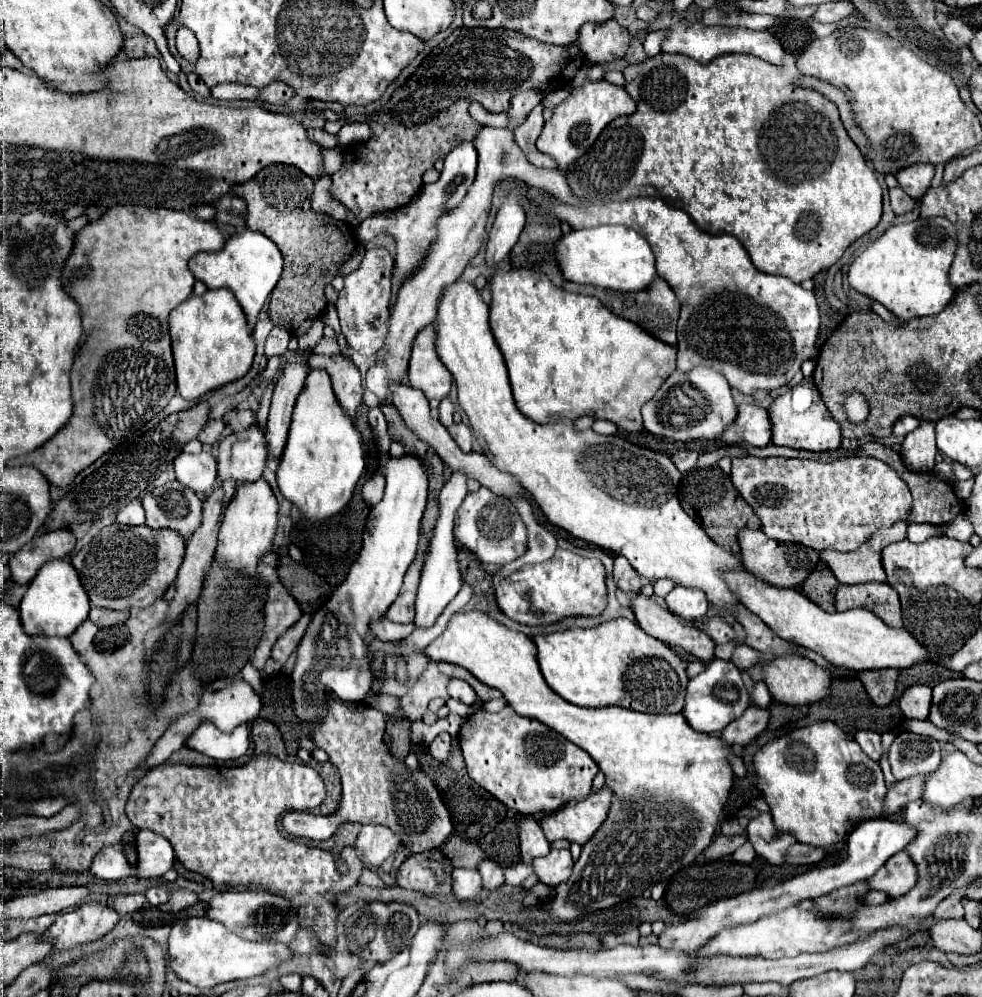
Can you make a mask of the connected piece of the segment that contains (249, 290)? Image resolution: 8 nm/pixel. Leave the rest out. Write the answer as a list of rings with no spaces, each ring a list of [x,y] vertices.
[[[246,229],[244,233],[230,235],[220,251],[196,253],[188,261],[188,267],[196,279],[206,283],[208,289],[230,289],[242,305],[250,327],[254,327],[264,301],[268,299],[282,275],[282,253],[276,247],[276,243],[270,241],[266,235]]]

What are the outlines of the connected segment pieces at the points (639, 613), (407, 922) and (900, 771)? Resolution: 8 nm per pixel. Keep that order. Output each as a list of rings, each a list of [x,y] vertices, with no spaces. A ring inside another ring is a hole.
[[[642,593],[634,595],[630,609],[634,611],[638,625],[662,643],[700,660],[711,660],[714,657],[715,643],[706,637],[706,633],[682,625],[668,609],[662,609],[650,597]]]
[[[364,903],[344,925],[346,929],[346,939],[348,939],[348,947],[354,955],[358,955],[364,961],[370,963],[386,963],[390,961],[390,957],[394,957],[396,953],[400,953],[416,935],[420,927],[420,919],[418,919],[418,911],[412,905],[406,903]]]
[[[900,733],[888,749],[888,759],[896,781],[932,773],[940,765],[940,743],[916,733]]]

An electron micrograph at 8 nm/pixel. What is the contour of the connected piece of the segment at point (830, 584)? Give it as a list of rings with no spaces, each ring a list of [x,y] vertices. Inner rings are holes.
[[[818,563],[818,567],[814,569],[814,573],[810,573],[810,577],[804,583],[800,583],[796,589],[800,593],[804,593],[806,597],[810,597],[824,611],[834,613],[836,611],[834,609],[836,587],[838,587],[838,579],[828,569],[828,565],[826,563]]]

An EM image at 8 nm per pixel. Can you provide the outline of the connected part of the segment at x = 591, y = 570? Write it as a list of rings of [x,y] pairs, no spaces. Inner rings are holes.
[[[556,549],[554,557],[538,563],[538,565],[524,565],[516,573],[504,577],[496,585],[496,599],[498,607],[504,611],[506,617],[524,623],[524,625],[552,625],[564,621],[568,617],[596,617],[606,609],[606,569],[600,559],[580,557],[568,549]]]

